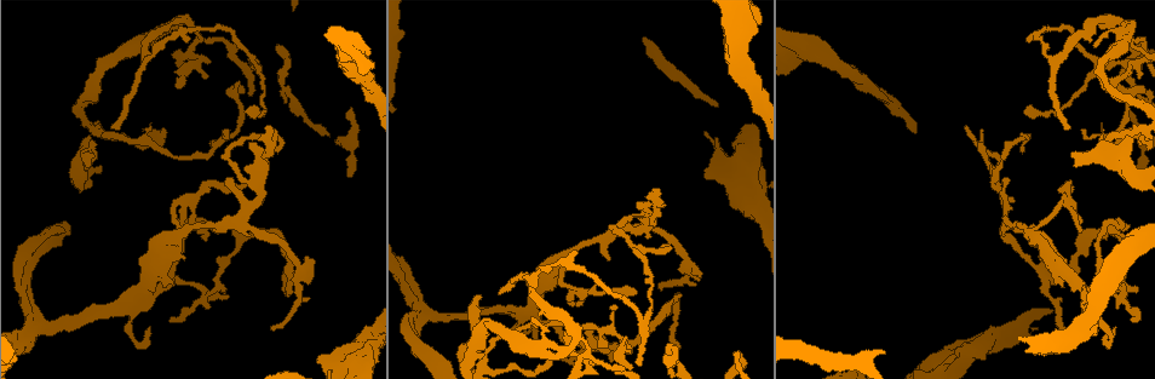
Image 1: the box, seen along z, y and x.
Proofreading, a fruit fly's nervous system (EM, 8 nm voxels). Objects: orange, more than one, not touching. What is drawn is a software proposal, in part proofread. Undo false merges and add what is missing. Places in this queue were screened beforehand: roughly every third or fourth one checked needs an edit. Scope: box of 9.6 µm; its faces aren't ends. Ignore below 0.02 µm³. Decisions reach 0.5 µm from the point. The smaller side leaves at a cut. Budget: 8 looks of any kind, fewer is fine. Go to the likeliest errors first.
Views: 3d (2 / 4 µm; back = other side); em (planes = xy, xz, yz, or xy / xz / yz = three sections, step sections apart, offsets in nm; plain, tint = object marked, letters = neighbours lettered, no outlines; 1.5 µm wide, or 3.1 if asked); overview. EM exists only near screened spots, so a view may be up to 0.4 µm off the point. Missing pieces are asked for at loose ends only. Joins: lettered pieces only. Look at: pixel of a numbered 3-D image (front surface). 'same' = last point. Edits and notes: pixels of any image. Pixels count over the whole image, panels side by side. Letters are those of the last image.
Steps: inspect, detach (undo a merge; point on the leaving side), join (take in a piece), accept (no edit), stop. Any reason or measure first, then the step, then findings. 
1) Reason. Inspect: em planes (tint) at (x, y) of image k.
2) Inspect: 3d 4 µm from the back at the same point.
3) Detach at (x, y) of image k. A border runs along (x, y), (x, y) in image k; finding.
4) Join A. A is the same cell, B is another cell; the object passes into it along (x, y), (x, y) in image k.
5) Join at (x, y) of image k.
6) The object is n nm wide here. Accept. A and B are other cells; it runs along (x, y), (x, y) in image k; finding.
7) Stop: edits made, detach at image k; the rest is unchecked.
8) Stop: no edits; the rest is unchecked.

An open end. Inspect: em xz step 8 (letters) at (166, 131) of image 1.

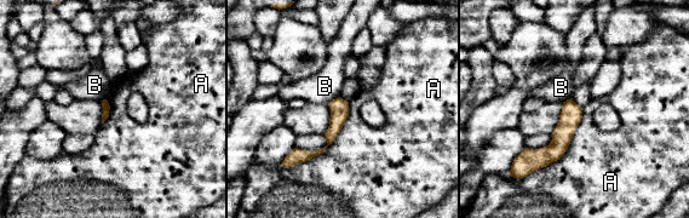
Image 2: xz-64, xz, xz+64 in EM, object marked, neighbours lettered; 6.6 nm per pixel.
Accept. A and B are other cells; a border runs along (349, 102), (326, 149), (287, 168) in image 2; none of them fits.

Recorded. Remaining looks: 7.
Free end. Inspect: em xz step 8 (tint) at (352, 174) of image 1.

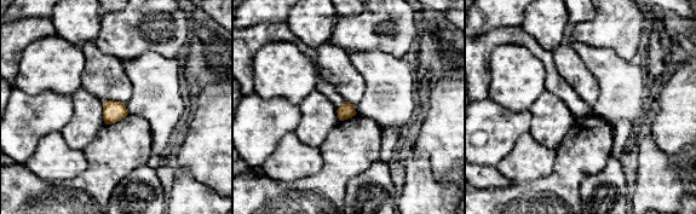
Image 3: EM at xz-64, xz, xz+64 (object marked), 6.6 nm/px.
Another direction. Inspect: em planes (letters) at the same point.

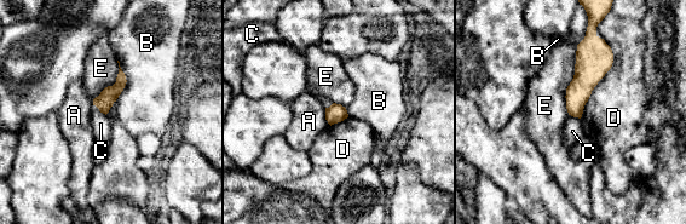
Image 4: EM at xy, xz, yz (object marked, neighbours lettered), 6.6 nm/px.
The object is 120 nm wide here. Accept. A, B, C, D and E are other cells; a border runs along (587, 27), (566, 88), (568, 114) in image 4; no lettered piece goes on from it.

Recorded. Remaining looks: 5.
Thin end. Inspect: 3d 4 µm at (995, 153) of image 1.

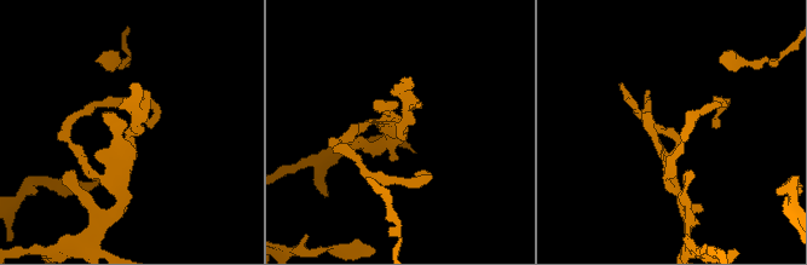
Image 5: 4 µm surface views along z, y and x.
Inspect: em xy step 4 (tint) at (410, 124) of image 5.

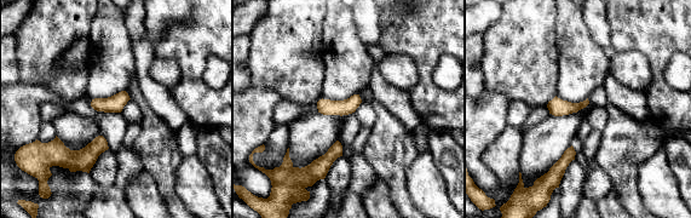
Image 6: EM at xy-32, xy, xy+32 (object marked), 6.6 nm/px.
See the neighbours. Inspect: em xy step 4 (letters) at the same point.

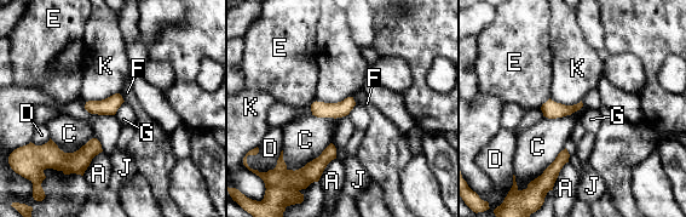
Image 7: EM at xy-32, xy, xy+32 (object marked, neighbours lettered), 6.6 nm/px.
The object is 110 nm wide here. Accept. A, C, D, E, F, G, J and K are other cells; a border runs along (332, 142), (303, 166), (286, 169) in image 7; no lettered piece goes on from it.

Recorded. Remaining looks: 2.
Stop: no edits; the rest is unchecked.

